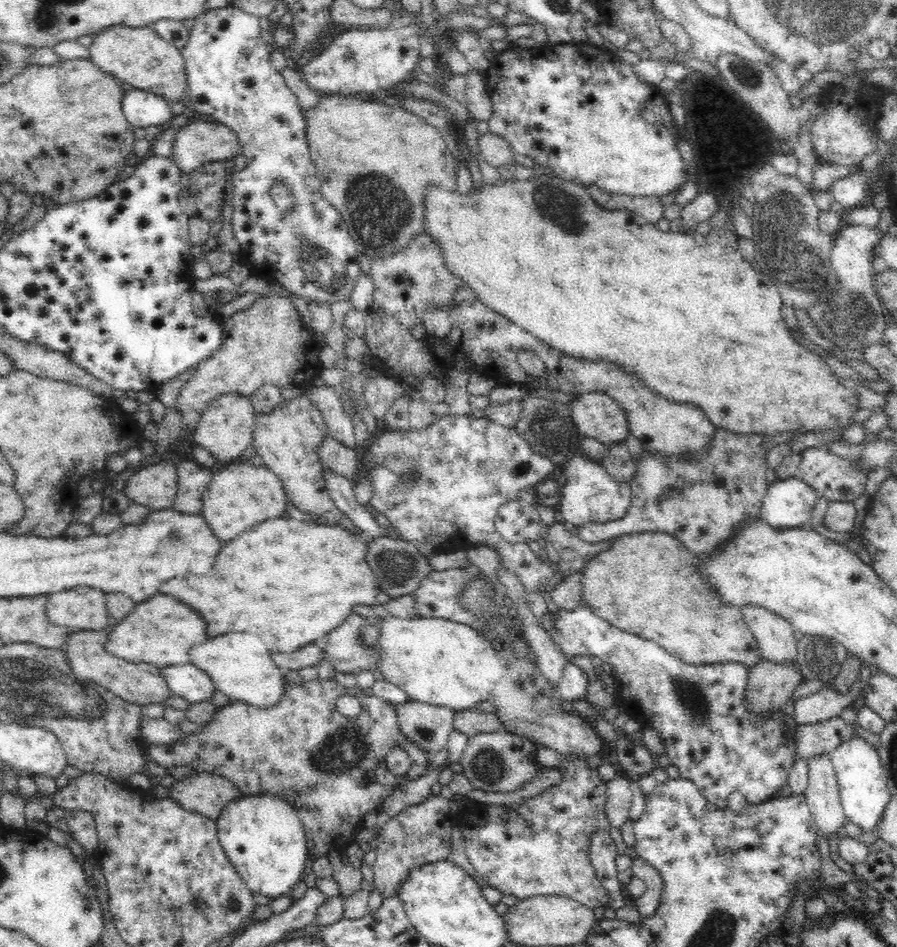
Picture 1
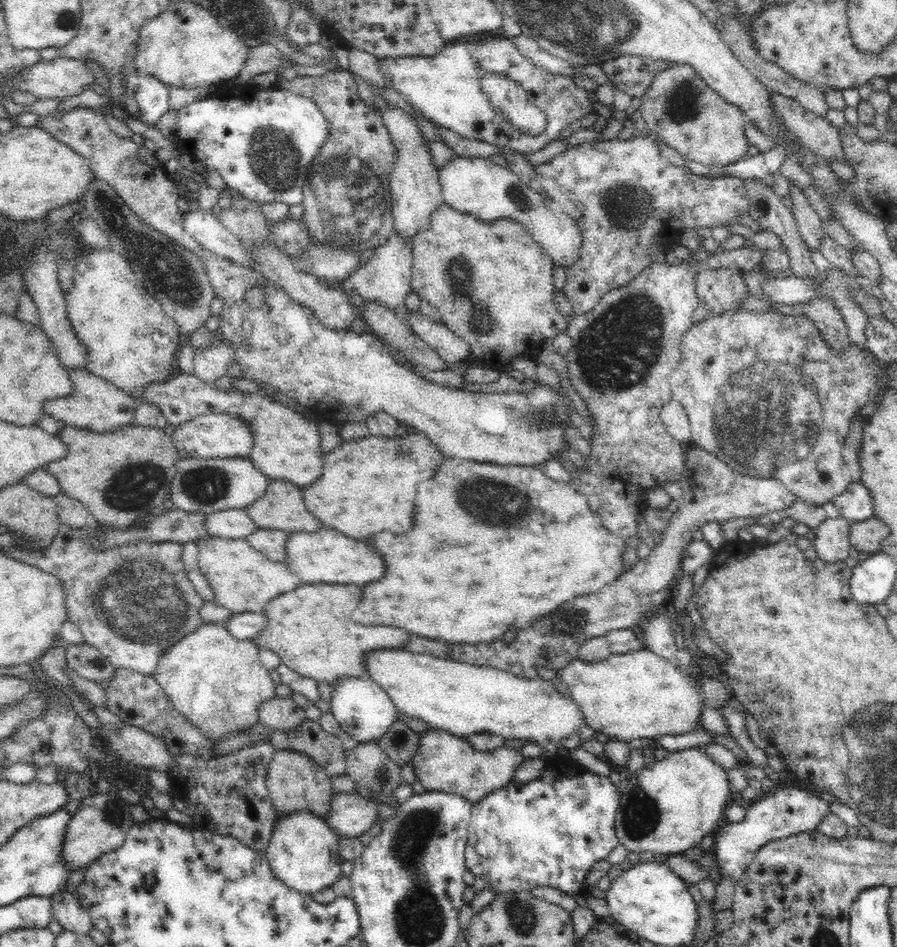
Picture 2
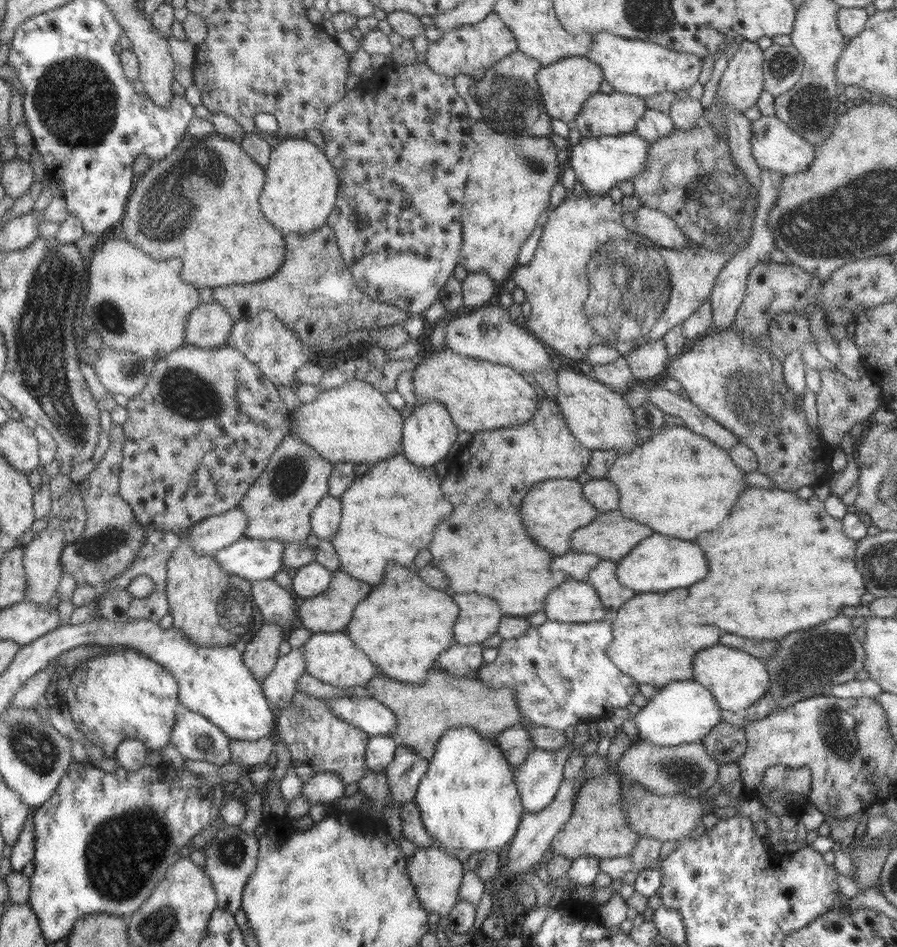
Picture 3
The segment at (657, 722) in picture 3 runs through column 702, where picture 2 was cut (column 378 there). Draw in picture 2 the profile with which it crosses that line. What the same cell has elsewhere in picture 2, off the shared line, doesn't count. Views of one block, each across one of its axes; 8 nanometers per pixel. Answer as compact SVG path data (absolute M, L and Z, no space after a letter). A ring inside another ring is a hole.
M370 677L341 678L341 680L331 683L331 685L334 690L332 690L329 701L329 712L337 718L340 730L350 734L359 743L376 741L397 720L397 708L390 700L389 695Z

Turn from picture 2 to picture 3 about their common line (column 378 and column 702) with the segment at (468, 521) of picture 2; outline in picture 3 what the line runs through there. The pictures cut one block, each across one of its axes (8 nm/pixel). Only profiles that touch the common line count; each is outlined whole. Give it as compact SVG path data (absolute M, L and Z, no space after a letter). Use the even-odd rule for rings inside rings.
M746 487L741 496L737 498L734 504L734 510L730 512L730 518L726 520L726 526L722 526L724 530L718 530L718 534L702 534L702 550L706 550L706 558L710 558L710 574L708 578L704 578L704 582L698 582L698 586L690 586L687 590L690 591L689 597L686 597L686 604L690 614L682 616L682 622L694 624L694 626L704 626L704 624L712 624L718 626L722 632L730 632L737 634L742 638L750 638L754 640L775 640L777 641L782 636L786 636L788 632L793 633L796 630L804 630L804 628L812 628L820 622L826 622L830 618L836 618L840 614L840 606L860 606L864 604L860 600L868 590L864 587L864 577L856 568L856 546L858 542L852 538L846 537L845 526L842 520L838 520L825 509L825 501L815 495L808 498L803 498L797 492L782 490L781 488L763 488L763 487ZM744 536L748 538L754 536L758 538L758 546L750 546L748 542L744 542Z

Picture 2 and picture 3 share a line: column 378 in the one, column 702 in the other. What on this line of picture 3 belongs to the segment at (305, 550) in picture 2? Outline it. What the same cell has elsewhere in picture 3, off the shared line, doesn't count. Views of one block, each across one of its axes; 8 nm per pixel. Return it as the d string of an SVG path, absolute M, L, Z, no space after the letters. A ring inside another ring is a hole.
M654 533L636 546L632 553L617 563L618 579L622 586L636 593L668 593L675 589L688 589L704 580L708 562L694 541L670 538Z

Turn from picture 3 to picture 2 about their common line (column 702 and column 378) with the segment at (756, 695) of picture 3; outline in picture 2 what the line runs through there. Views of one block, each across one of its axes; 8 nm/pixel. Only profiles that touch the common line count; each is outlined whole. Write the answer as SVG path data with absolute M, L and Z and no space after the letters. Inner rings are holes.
M374 650L366 654L365 667L367 676L386 691L397 712L454 736L492 733L510 740L534 740L541 746L541 757L547 760L557 754L558 740L586 725L577 703L568 694L558 694L548 680L522 678L492 666L472 666L405 650Z

